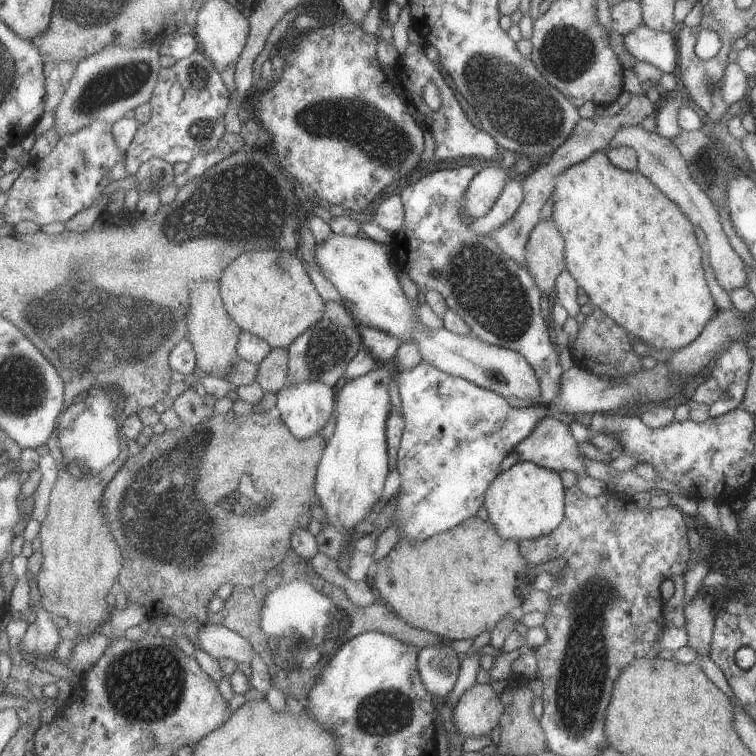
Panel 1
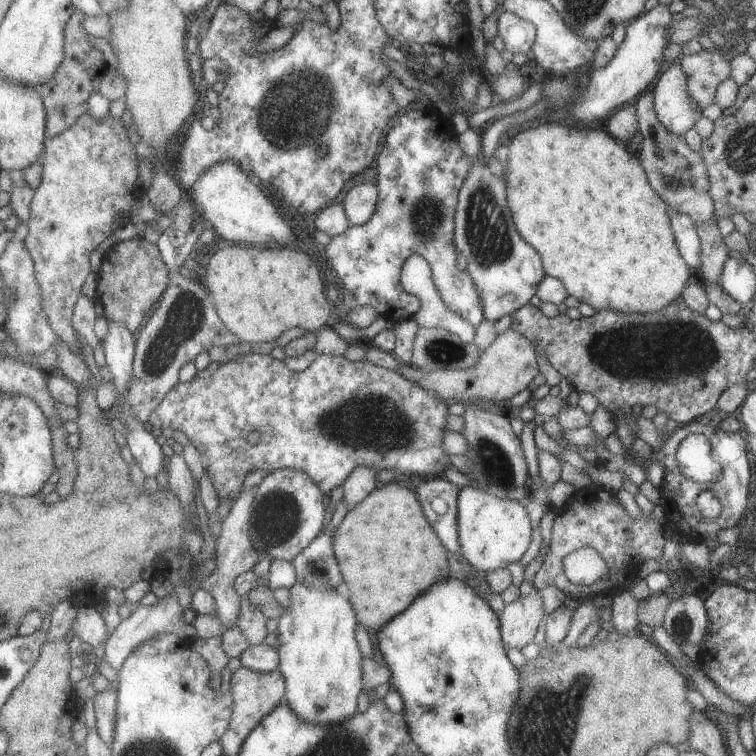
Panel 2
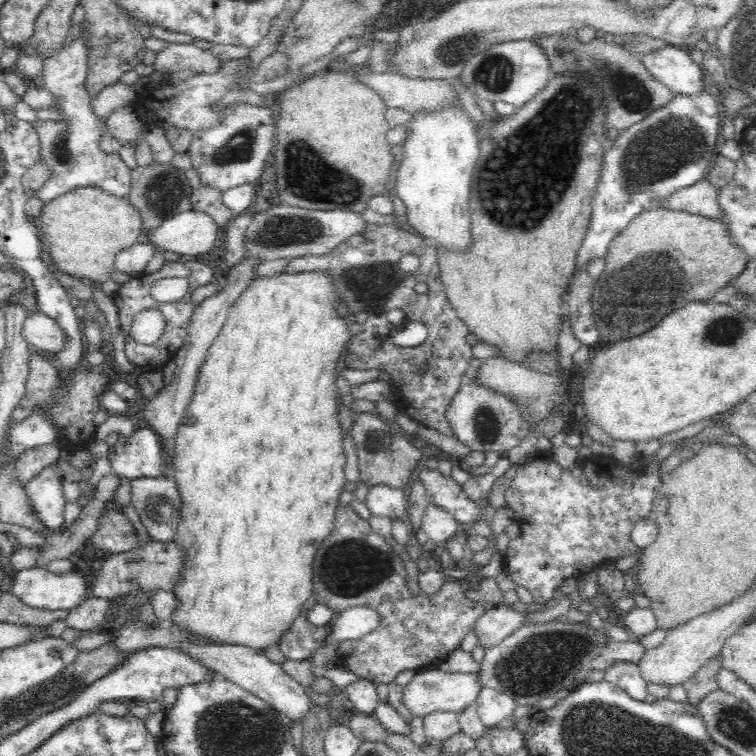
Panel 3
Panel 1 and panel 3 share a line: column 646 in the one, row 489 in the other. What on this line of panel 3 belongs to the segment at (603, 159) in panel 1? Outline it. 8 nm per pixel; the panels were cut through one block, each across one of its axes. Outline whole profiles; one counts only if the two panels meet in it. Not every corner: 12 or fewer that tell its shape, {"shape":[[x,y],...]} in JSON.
{"shape":[[328,273],[255,277],[178,425],[168,624],[280,644],[347,482]]}

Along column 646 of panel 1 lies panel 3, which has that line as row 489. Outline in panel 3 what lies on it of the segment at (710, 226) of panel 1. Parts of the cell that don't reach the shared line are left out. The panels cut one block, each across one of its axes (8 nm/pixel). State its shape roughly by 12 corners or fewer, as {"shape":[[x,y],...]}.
{"shape":[[172,477],[131,481],[152,539],[170,542],[182,499]]}

